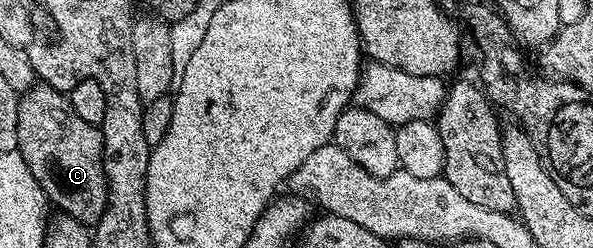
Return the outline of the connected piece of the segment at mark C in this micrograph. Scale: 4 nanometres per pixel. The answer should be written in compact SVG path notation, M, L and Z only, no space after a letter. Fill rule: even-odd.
M44 84L34 85L32 90L20 95L17 111L19 140L16 153L21 155L27 168L31 168L31 176L35 176L39 188L43 188L46 199L56 209L58 206L61 214L70 214L86 226L96 227L109 203L109 189L105 179L105 142L101 138L100 129L87 123L75 112L75 108L62 91Z

